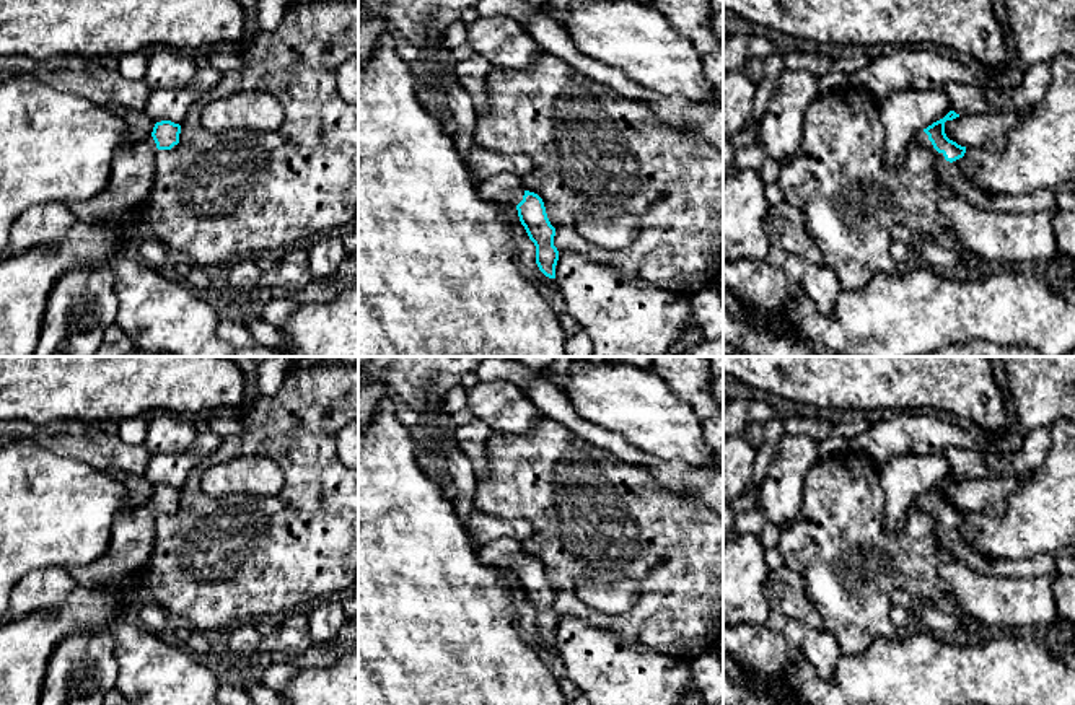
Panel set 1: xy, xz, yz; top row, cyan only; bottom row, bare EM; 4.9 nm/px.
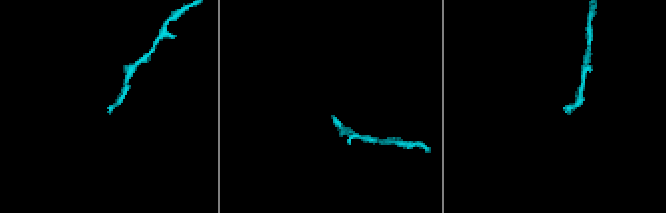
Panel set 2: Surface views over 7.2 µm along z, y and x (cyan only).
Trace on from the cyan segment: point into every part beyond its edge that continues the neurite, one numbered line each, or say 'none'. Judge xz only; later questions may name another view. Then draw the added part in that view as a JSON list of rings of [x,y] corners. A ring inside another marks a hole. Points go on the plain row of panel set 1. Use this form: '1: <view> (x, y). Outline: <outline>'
1: xz (507, 554). Outline: [[[498,539],[477,550],[484,565],[516,571],[523,565],[523,547],[515,539]]]

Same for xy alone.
1: xy (132, 539). Outline: [[[153,501],[119,511],[106,552],[85,567],[68,568],[77,588],[125,593],[153,552],[156,516]]]

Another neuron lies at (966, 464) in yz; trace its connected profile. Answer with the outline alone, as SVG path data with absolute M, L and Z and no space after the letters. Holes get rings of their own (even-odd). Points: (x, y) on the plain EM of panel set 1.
M1039 427L1025 435L1025 443L1020 451L982 453L948 446L941 454L951 467L950 475L959 480L1025 477L1044 464L1051 446L1051 428Z

